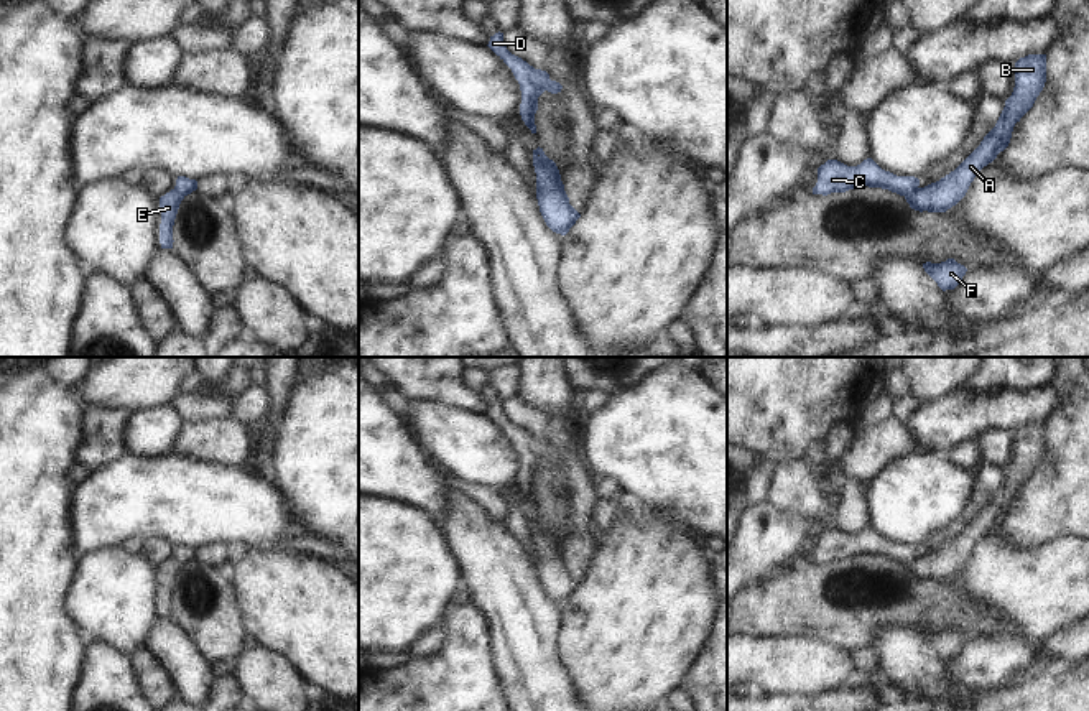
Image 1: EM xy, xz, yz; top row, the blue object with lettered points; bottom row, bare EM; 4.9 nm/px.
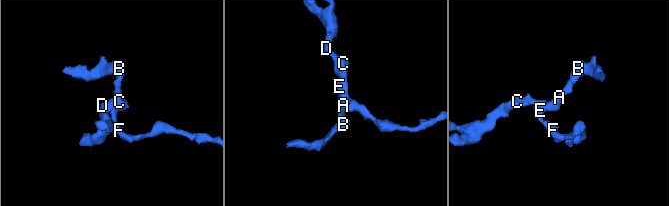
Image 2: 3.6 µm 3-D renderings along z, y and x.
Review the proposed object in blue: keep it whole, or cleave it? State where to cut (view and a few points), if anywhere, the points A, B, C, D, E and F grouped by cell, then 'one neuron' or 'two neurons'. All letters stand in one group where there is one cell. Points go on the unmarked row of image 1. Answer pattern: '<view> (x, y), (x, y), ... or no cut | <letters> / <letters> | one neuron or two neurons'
xz (538, 525), (560, 548) | A B E F / C D | two neurons

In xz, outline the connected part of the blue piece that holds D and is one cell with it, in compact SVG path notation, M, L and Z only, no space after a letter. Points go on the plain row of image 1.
M498 400L490 405L487 415L512 438L515 448L518 449L521 459L521 489L531 499L531 502L536 502L535 482L538 479L538 466L544 459L558 462L561 461L563 454L551 449L546 439L535 438L521 426L512 423L503 411L503 402Z

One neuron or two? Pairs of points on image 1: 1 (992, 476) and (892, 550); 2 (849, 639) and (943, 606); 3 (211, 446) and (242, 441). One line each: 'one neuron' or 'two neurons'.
1: one neuron
2: one neuron
3: one neuron

